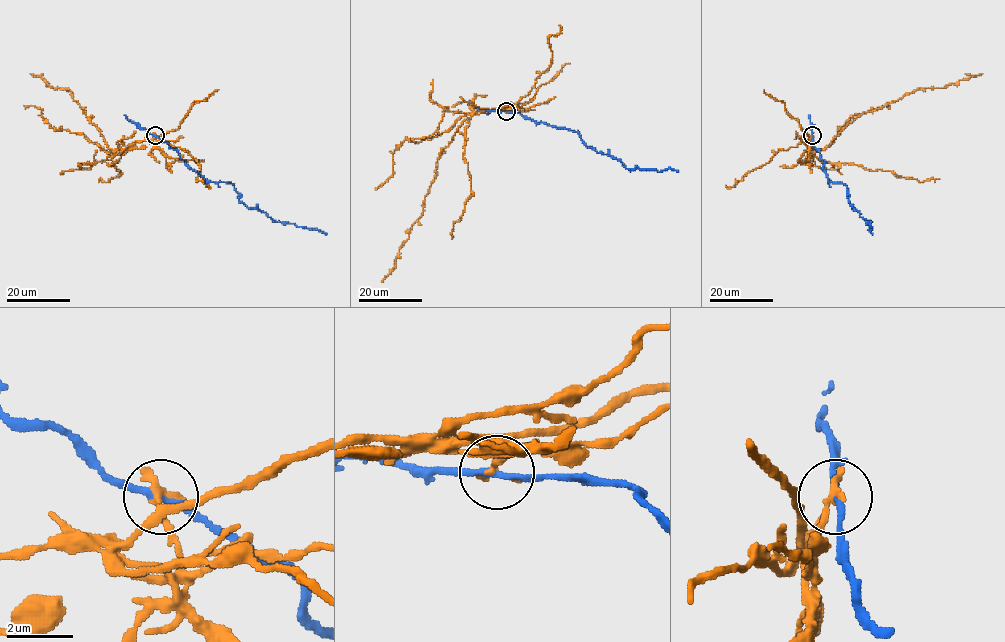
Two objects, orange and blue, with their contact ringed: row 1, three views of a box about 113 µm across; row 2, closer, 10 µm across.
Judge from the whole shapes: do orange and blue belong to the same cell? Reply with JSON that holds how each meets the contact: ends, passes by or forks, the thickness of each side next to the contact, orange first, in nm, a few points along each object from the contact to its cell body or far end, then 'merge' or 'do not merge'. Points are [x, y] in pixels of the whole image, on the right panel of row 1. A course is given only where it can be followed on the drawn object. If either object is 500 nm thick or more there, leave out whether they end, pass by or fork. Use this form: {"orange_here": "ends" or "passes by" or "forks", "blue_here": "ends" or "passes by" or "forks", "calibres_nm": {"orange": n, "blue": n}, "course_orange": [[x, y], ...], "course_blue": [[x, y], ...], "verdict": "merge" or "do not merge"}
{"orange_here": "ends", "blue_here": "passes by", "calibres_nm": {"orange": 300, "blue": 190}, "course_orange": [[812, 135], [810, 146], [814, 150], [824, 150], [864, 112], [881, 108], [926, 87], [944, 87], [983, 74]], "course_blue": [[812, 135], [829, 182], [845, 184], [848, 201], [870, 222], [872, 234]], "verdict": "do not merge"}

